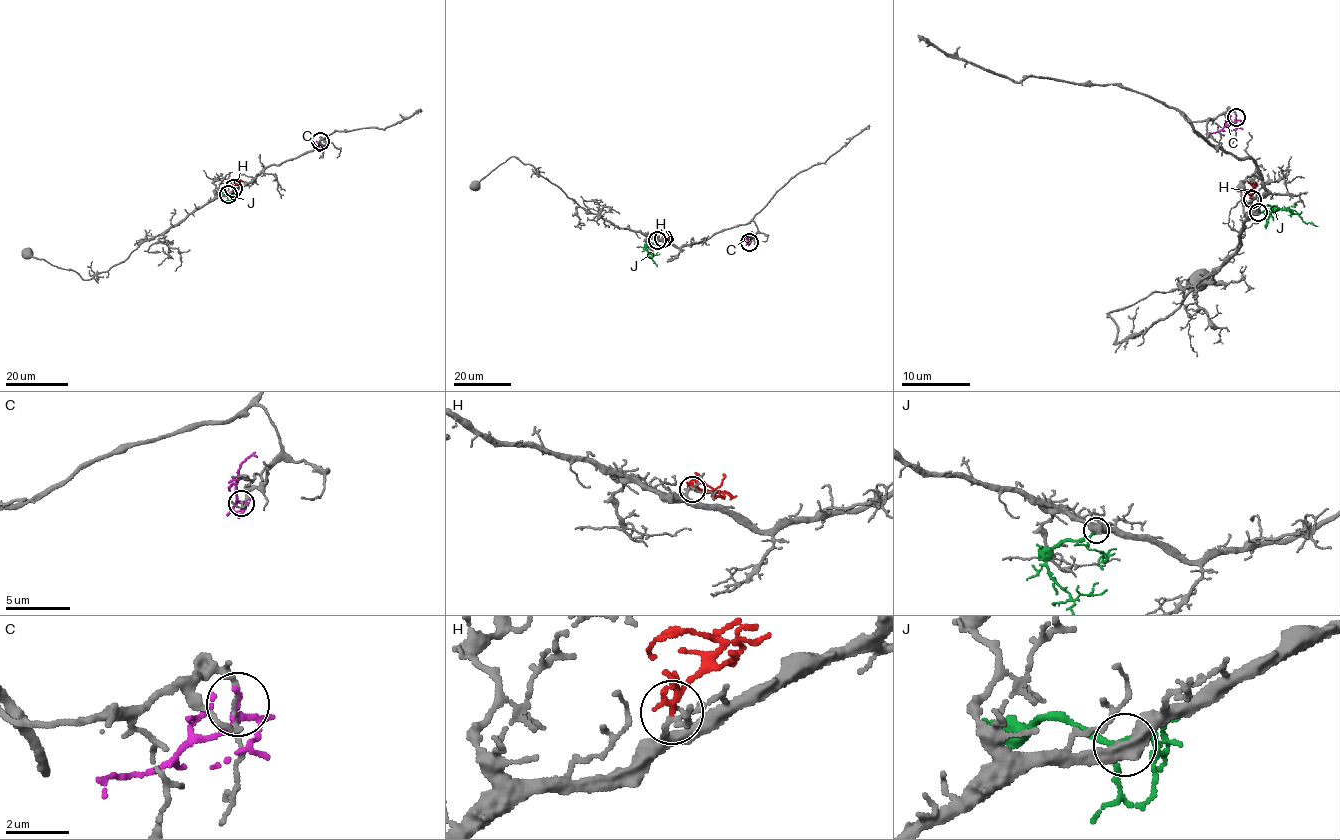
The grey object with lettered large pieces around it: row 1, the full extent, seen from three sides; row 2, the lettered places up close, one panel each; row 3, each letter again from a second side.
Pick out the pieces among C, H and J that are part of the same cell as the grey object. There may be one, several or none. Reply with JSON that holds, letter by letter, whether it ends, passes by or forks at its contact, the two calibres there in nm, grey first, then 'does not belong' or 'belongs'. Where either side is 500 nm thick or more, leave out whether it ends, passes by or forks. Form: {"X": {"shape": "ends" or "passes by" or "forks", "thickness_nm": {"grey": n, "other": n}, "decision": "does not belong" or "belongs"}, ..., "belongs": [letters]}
{"C": {"shape": "passes by", "thickness_nm": {"grey": 110, "other": 160}, "decision": "does not belong"}, "H": {"shape": "passes by", "thickness_nm": {"grey": 120, "other": 170}, "decision": "belongs"}, "J": {"shape": "passes by", "thickness_nm": {"grey": 480, "other": 240}, "decision": "belongs"}, "belongs": ["H", "J"]}

